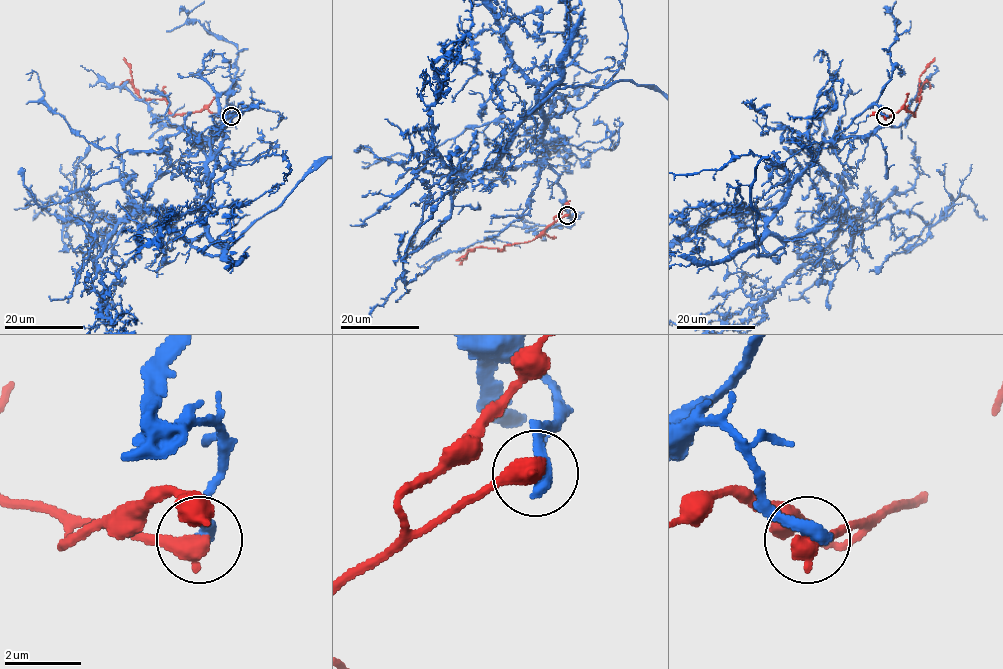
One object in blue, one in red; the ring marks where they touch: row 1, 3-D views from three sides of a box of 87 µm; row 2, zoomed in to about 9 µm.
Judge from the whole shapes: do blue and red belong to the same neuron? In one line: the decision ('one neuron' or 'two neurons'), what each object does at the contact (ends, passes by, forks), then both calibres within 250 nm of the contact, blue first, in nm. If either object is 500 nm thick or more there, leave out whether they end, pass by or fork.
two neurons | 420/550 nm

